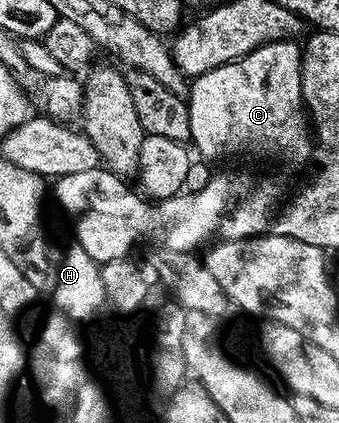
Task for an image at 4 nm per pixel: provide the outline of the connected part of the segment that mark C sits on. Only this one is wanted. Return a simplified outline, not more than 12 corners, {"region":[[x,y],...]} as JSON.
{"region":[[299,41],[191,79],[201,159],[307,163]]}

